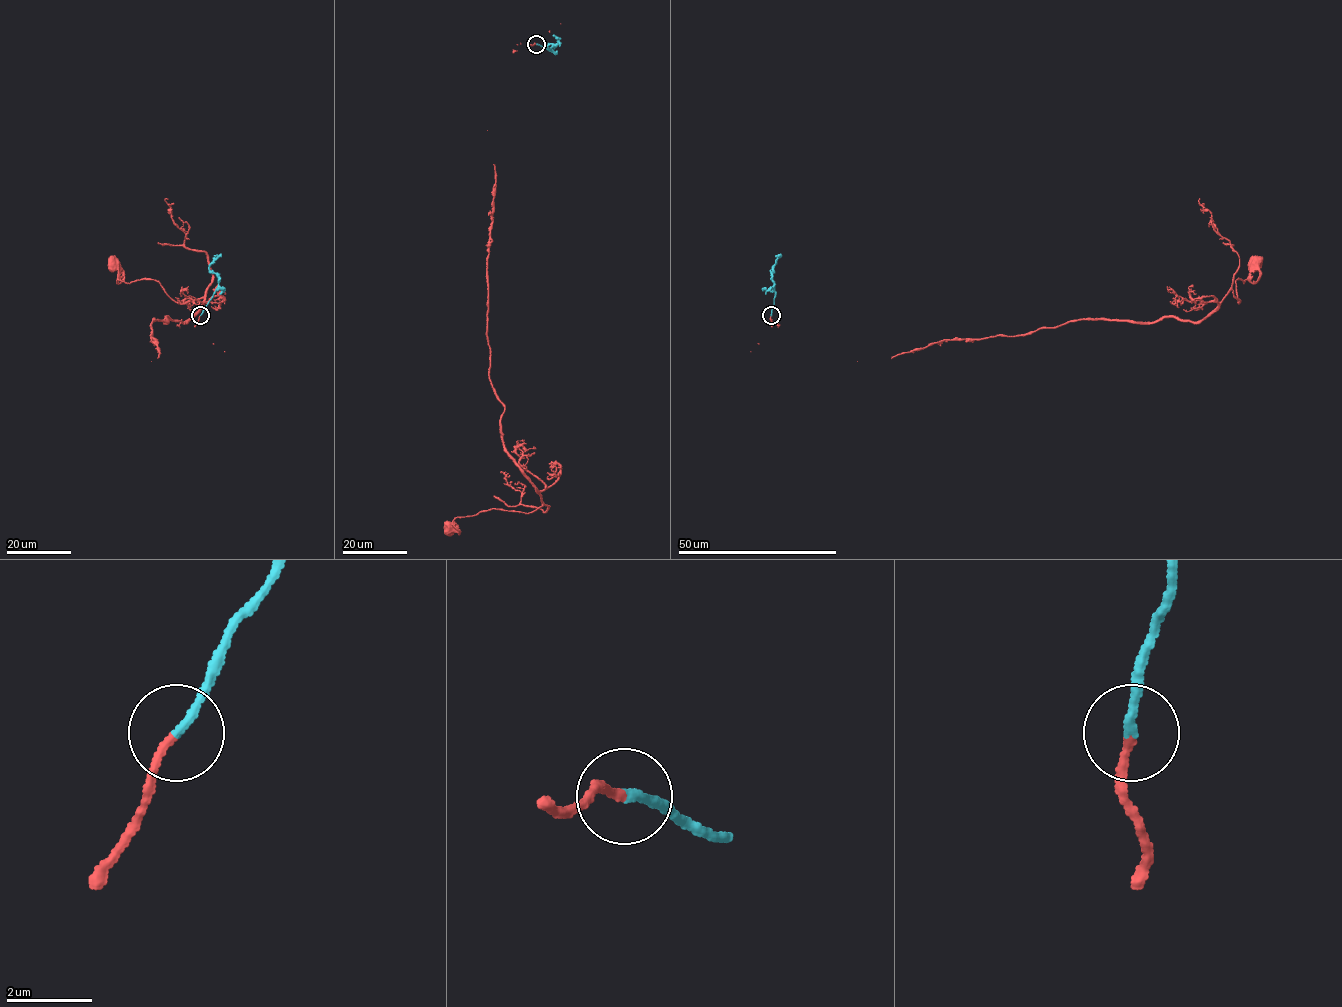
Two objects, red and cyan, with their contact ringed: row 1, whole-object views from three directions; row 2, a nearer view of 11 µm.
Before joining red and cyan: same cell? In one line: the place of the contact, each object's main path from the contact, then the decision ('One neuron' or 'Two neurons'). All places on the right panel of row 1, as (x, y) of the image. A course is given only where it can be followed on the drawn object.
Place: (771, 315). Course of red: (771, 315), (857, 361), (891, 358), (1080, 320), (1199, 322), (1231, 290), (1240, 300), (1255, 263). Course of cyan: (771, 315), (774, 297), (770, 273), (781, 254). One neuron

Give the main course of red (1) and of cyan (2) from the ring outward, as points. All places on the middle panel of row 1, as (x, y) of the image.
1: (536, 44), (487, 130), (495, 174), (487, 341), (503, 450), (542, 506), (481, 510), (449, 528)
2: (536, 44), (547, 47), (554, 45), (545, 46), (557, 54)

